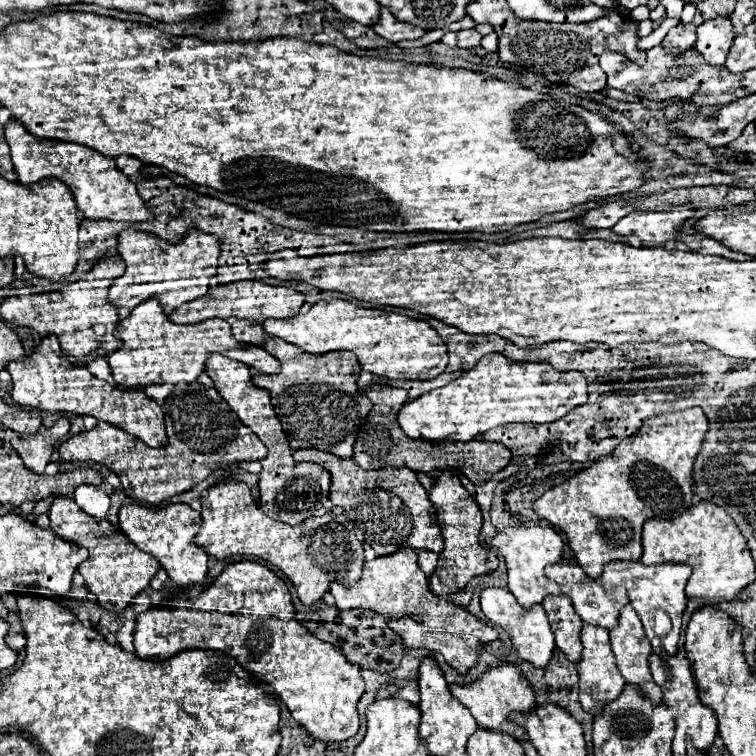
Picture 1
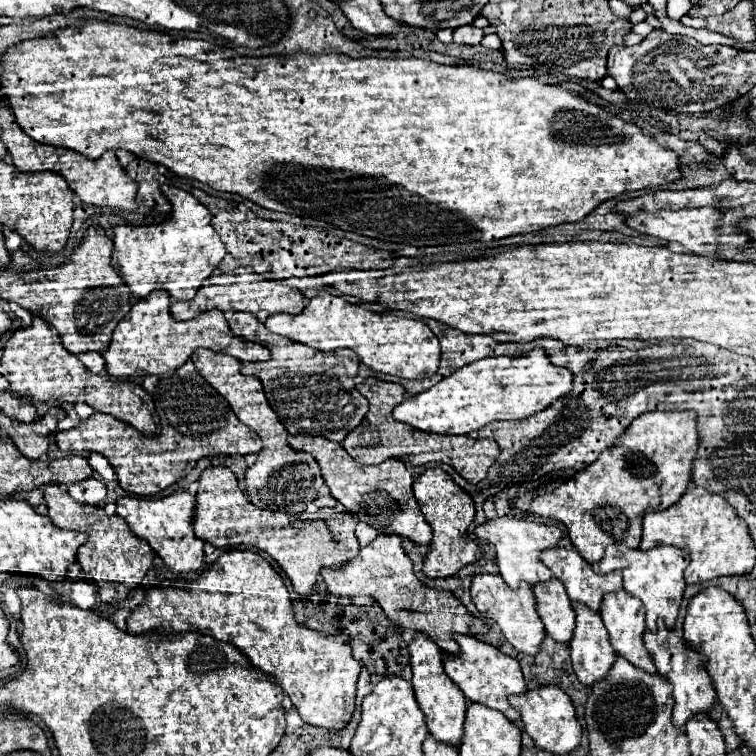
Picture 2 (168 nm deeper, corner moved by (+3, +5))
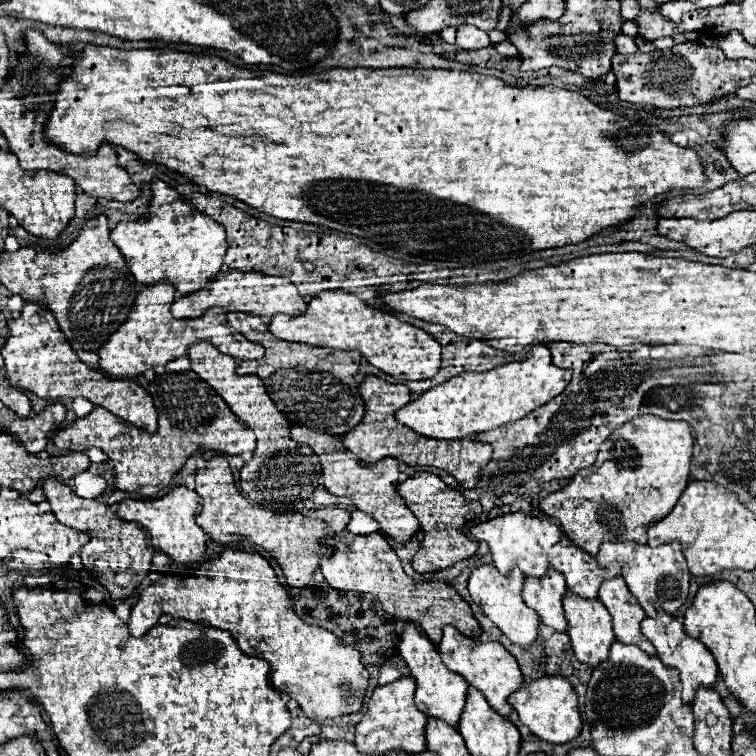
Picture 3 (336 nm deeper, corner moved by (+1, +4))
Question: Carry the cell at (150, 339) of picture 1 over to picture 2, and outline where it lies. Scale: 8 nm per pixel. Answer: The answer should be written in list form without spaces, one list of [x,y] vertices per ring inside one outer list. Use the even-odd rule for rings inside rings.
[[[162,289],[152,291],[148,297],[138,299],[136,305],[128,311],[128,315],[118,323],[112,333],[110,347],[102,353],[106,359],[108,375],[116,379],[132,379],[132,377],[148,377],[148,375],[164,375],[168,371],[180,369],[196,349],[212,349],[218,353],[232,355],[240,361],[268,361],[270,349],[260,343],[248,343],[232,335],[228,321],[222,311],[206,311],[188,321],[172,319],[168,311],[168,293]]]

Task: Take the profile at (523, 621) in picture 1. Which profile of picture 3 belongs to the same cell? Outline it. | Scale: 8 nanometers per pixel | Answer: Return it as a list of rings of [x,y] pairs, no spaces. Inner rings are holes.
[[[484,564],[484,566],[472,570],[468,590],[470,590],[472,600],[480,606],[480,610],[510,638],[510,642],[514,642],[518,646],[530,646],[536,640],[540,620],[538,620],[536,610],[528,608],[522,602],[522,596],[520,596],[522,584],[524,584],[524,574],[516,566],[510,570],[508,576],[504,576],[498,572],[496,566]]]

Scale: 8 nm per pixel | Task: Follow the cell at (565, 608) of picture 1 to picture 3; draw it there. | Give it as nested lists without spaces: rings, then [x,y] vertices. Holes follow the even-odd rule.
[[[554,568],[546,570],[546,576],[540,578],[526,578],[522,588],[522,600],[534,608],[540,616],[540,620],[558,630],[566,630],[566,616],[562,612],[562,598],[566,592],[566,580],[564,574],[556,572]]]

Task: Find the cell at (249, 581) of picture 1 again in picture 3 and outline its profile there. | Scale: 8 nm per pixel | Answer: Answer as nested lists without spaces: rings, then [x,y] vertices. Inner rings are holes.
[[[224,550],[212,560],[204,560],[198,566],[188,566],[186,572],[194,576],[164,574],[160,582],[142,590],[140,600],[132,608],[128,620],[132,636],[144,636],[162,616],[214,626],[230,632],[244,654],[264,658],[272,666],[274,688],[294,698],[308,718],[326,720],[360,710],[368,688],[368,670],[360,662],[360,652],[344,644],[332,632],[300,620],[288,596],[287,587],[274,584],[278,580],[266,558],[262,558],[258,552]],[[212,578],[228,580],[220,582]],[[252,580],[268,584],[252,584]]]

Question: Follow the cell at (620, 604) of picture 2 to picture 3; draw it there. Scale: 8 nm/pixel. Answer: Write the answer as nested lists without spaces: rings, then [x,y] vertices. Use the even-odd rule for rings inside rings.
[[[622,576],[606,580],[600,586],[598,598],[604,602],[604,606],[614,618],[614,634],[618,640],[622,640],[624,644],[636,644],[646,654],[656,654],[656,648],[640,632],[640,622],[644,620],[646,614],[626,588]]]

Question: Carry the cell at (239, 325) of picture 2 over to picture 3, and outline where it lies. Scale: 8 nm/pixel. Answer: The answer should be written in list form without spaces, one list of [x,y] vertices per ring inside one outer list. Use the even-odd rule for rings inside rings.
[[[228,312],[226,320],[232,328],[244,334],[248,340],[266,348],[260,360],[246,360],[236,366],[238,374],[256,374],[264,380],[266,390],[278,410],[292,426],[306,426],[312,430],[342,436],[350,432],[364,416],[364,402],[358,392],[354,374],[360,366],[360,352],[356,350],[328,350],[316,346],[304,346],[296,342],[282,342],[274,338],[260,316],[244,312]]]

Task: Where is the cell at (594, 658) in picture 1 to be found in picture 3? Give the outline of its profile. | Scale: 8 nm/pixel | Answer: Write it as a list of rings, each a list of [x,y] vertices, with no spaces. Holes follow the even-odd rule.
[[[566,592],[566,600],[564,600],[564,614],[568,620],[568,636],[574,648],[574,654],[580,662],[586,662],[588,666],[598,666],[600,662],[604,662],[608,658],[610,646],[616,640],[614,632],[612,632],[612,616],[606,610],[606,606],[596,598],[596,600],[586,600],[582,596],[576,596],[572,592]]]

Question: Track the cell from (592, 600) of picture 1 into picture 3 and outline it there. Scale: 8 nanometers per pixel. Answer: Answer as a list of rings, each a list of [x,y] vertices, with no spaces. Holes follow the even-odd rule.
[[[558,542],[548,550],[548,562],[564,574],[570,592],[582,598],[598,598],[598,588],[604,582],[606,570],[592,554],[570,542]]]

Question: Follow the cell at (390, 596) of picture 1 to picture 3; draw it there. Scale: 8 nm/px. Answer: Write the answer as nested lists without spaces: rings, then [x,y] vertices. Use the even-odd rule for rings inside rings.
[[[340,532],[332,538],[322,538],[322,540],[326,540],[324,542],[326,546],[334,548],[334,554],[328,558],[322,558],[320,562],[322,576],[328,580],[332,588],[374,594],[390,616],[396,616],[400,620],[410,620],[422,626],[434,646],[440,644],[442,628],[446,624],[456,626],[464,636],[470,636],[470,638],[478,638],[482,634],[480,624],[472,616],[468,602],[462,600],[460,594],[446,582],[440,582],[440,580],[416,582],[410,576],[406,576],[396,552],[388,546],[386,538],[380,532],[364,534],[364,536]]]

